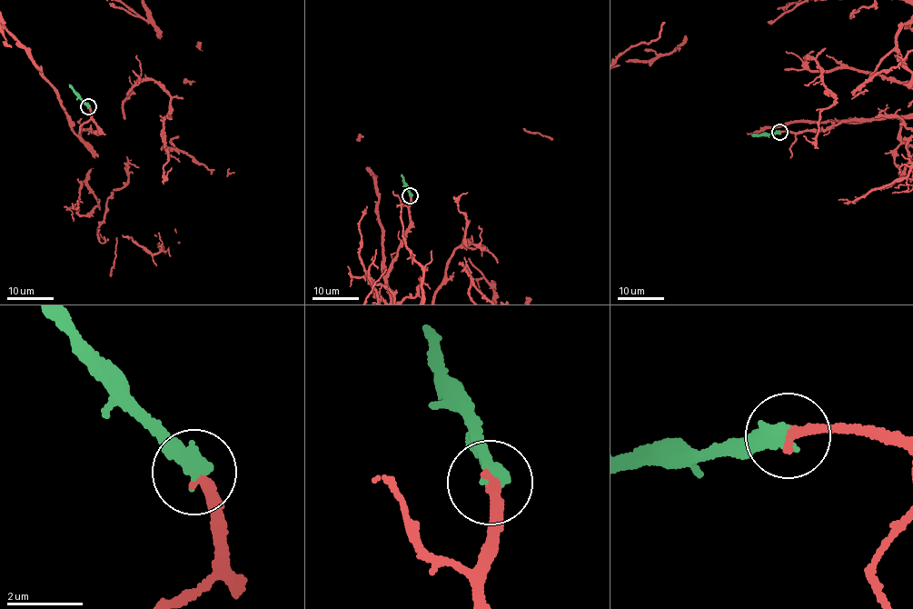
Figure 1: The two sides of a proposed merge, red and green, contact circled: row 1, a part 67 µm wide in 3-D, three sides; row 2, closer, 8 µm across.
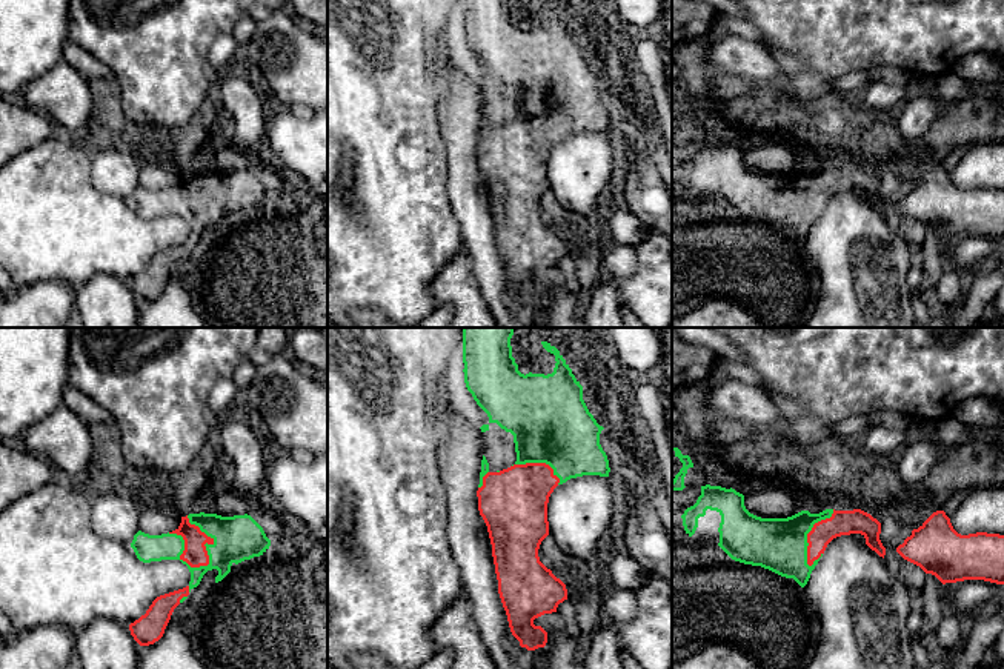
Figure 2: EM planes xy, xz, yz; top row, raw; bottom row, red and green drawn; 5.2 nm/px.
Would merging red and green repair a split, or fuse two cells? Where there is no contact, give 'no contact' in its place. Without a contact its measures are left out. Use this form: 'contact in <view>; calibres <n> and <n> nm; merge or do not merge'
contact in xy; calibres 120 and 240 nm; merge

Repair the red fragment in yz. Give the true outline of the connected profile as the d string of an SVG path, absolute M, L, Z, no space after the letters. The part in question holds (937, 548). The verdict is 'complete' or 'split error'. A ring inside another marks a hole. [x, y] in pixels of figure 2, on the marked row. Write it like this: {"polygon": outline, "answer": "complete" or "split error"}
{"polygon": "M944 511L933 512L913 529L896 552L942 584L964 580L1004 584L1004 535L961 535Z", "answer": "complete"}

